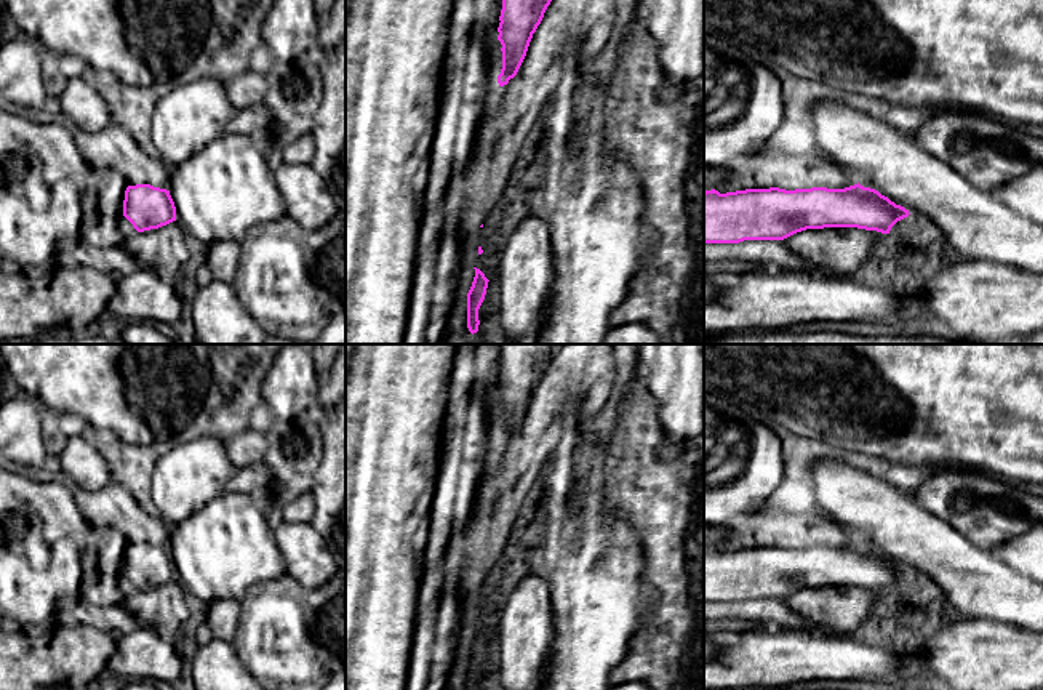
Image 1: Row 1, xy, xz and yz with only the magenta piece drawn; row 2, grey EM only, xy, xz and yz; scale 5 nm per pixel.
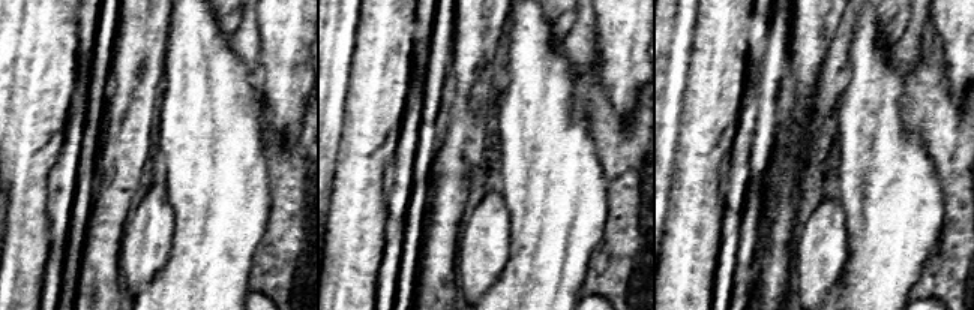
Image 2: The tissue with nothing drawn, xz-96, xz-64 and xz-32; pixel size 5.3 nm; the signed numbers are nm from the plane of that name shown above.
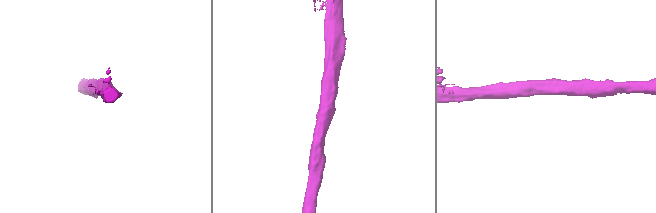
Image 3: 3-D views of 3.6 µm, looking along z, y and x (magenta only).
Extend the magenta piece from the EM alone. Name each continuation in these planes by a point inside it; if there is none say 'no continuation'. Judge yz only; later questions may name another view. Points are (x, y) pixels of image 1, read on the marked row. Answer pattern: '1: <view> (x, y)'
no continuation

